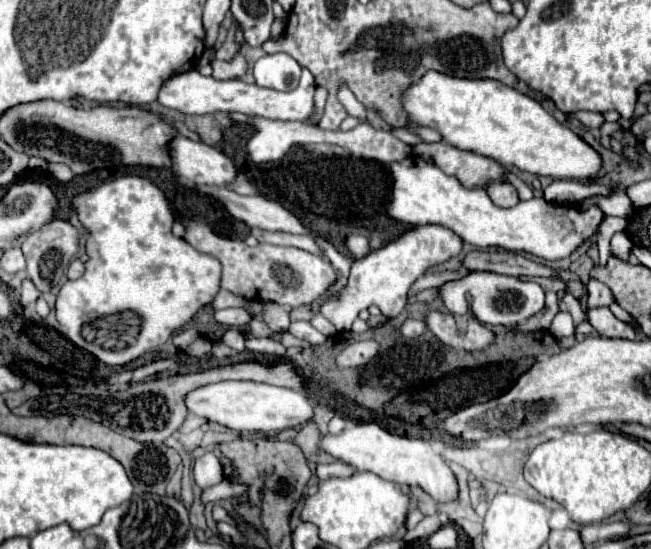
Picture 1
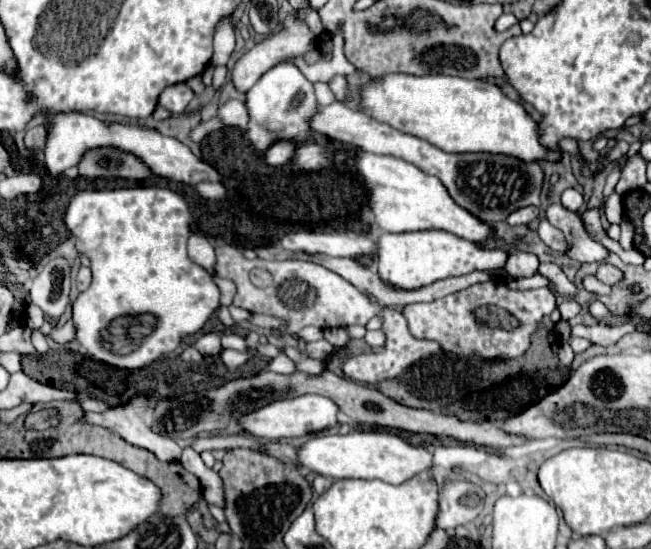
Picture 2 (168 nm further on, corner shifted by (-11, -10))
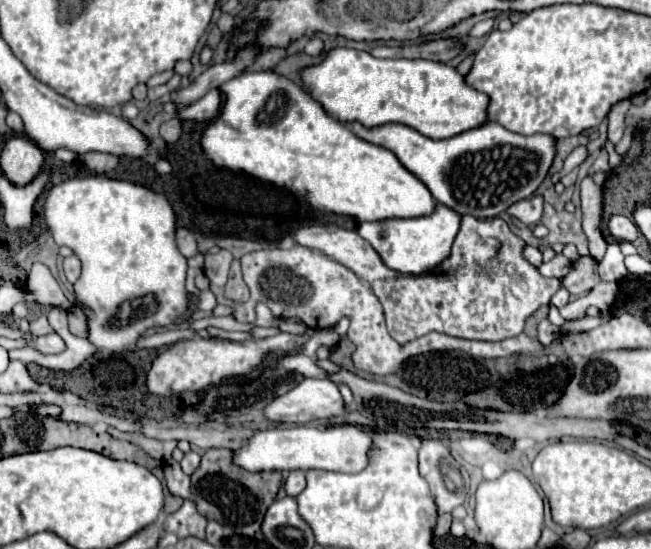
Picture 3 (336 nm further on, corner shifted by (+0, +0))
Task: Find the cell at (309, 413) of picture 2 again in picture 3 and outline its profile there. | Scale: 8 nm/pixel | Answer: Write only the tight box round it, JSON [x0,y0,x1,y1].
[264,379,348,423]

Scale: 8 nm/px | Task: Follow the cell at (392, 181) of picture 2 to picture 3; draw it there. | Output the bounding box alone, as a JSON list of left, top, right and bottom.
[200,71,436,223]

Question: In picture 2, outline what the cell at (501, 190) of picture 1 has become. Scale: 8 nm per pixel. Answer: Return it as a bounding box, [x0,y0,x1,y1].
[507,205,539,225]

